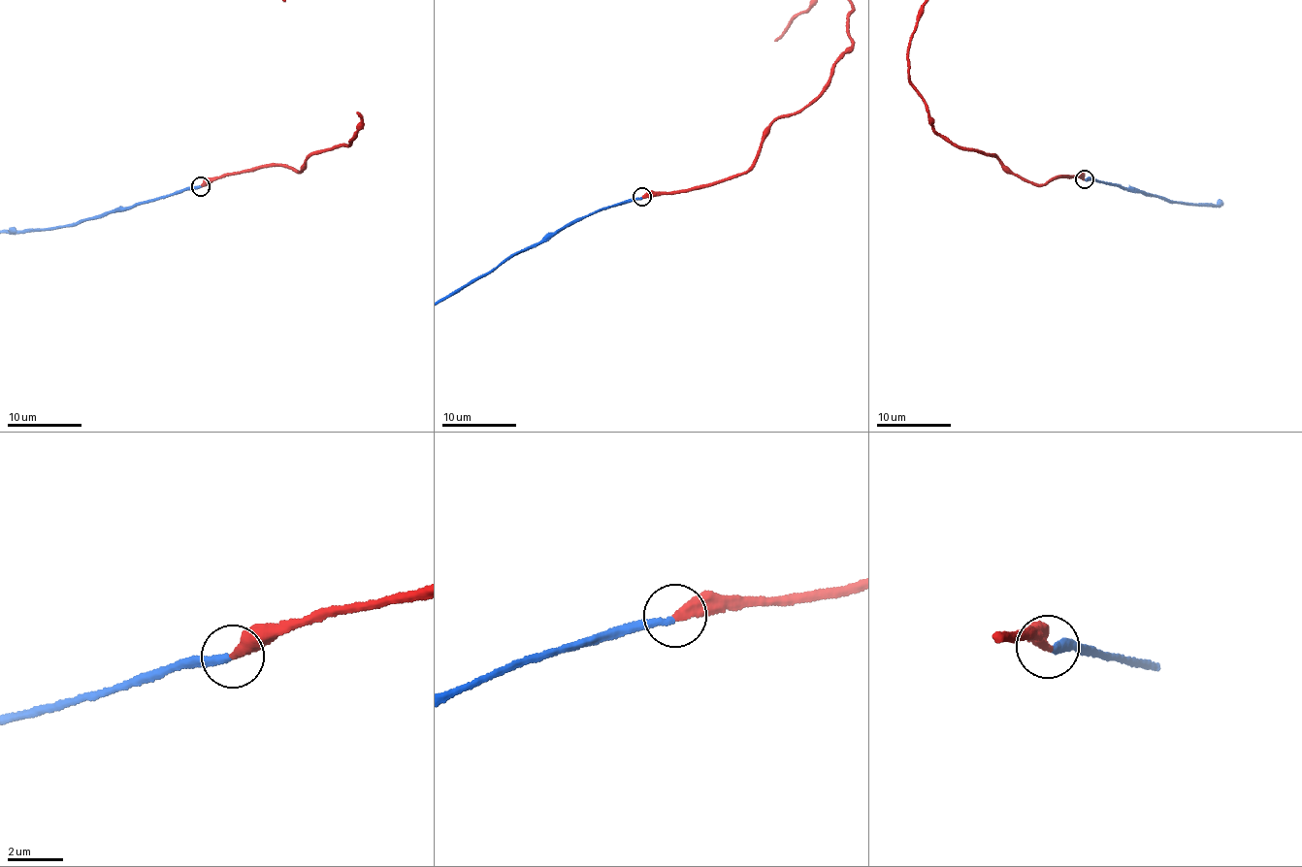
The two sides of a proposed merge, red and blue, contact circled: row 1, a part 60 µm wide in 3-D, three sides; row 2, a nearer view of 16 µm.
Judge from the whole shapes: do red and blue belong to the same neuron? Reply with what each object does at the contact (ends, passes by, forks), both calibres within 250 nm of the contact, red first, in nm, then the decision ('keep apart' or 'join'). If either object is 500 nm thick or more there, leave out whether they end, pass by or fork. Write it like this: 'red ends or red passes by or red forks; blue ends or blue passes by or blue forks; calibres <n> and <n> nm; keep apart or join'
red ends; blue ends; calibres 400 and 260 nm; join

